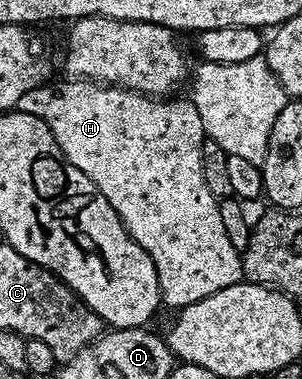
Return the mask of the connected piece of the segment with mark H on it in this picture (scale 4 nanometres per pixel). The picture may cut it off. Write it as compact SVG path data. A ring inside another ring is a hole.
M263 56L225 65L205 61L197 66L191 82L192 101L197 110L188 101L168 101L172 99L161 99L91 79L68 79L65 85L49 84L31 89L16 104L19 112L45 121L64 158L74 163L74 167L85 173L94 187L106 195L129 235L150 255L158 271L161 298L175 307L194 304L242 281L241 254L230 243L226 227L222 227L220 201L210 187L206 187L206 179L202 179L200 144L206 140L207 134L228 155L239 155L241 159L250 159L250 163L263 166L274 123L281 120L286 109L285 91Z

